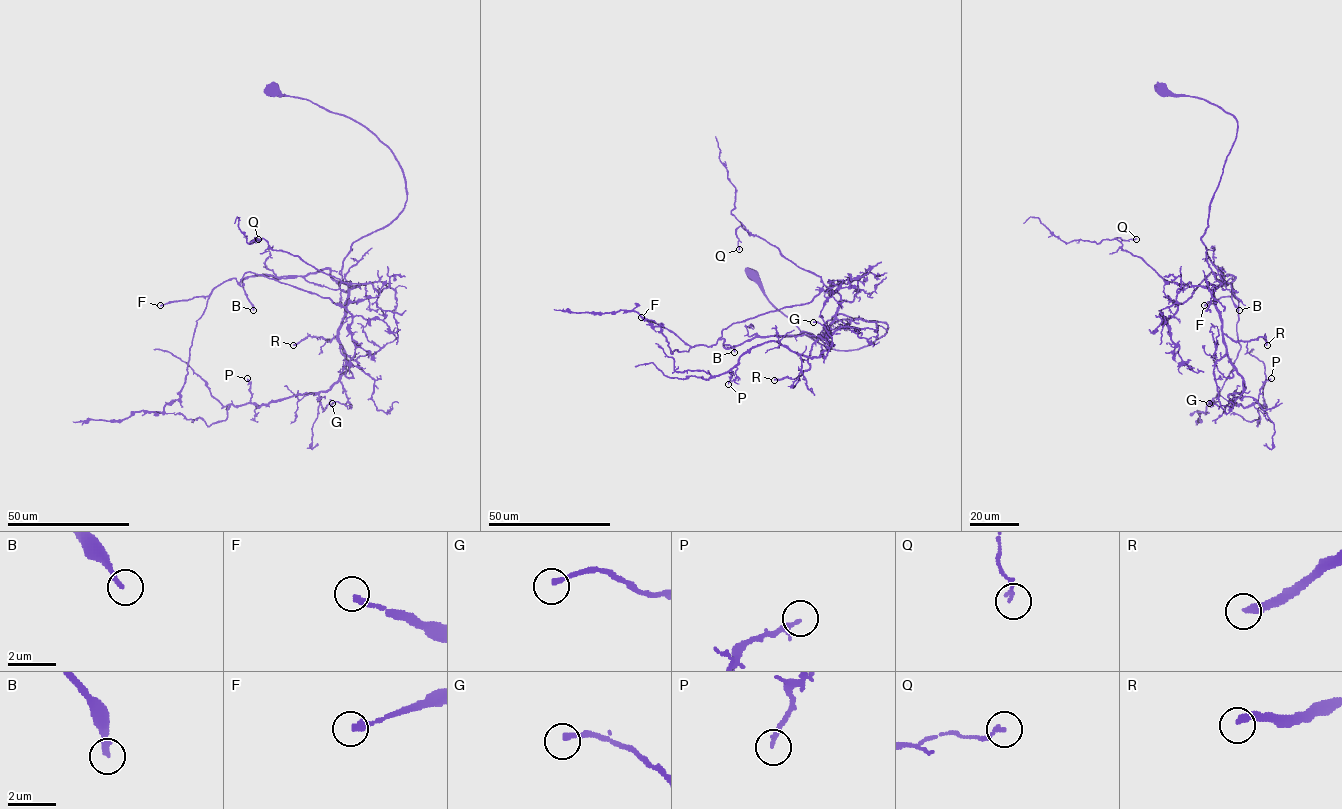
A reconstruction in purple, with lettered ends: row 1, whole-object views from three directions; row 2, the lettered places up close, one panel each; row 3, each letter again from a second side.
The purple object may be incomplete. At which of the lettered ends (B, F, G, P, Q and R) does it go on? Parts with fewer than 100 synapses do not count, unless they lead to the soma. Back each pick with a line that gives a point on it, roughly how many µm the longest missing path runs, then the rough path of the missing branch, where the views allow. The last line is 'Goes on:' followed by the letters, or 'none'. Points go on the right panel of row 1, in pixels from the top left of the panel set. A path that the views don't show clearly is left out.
B: (1239, 310) | 100 µm | (1239, 310), (1241, 352), (1234, 372), (1216, 397), (1202, 402), (1201, 399), (1199, 405), (1189, 396), (1189, 402)
F: (1204, 305) | 70 µm | (1204, 305), (1193, 313), (1187, 311), (1170, 328), (1174, 359), (1179, 367), (1193, 379), (1205, 379), (1210, 373)
Goes on: B, F

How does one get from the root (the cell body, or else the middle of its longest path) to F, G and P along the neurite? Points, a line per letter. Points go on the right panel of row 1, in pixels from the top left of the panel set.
F: (1162, 90), (1237, 120), (1201, 237), (1234, 294), (1204, 305)
G: (1162, 90), (1204, 99), (1237, 120), (1201, 240), (1222, 280), (1214, 299), (1243, 391), (1229, 406), (1209, 403)
P: (1162, 90), (1237, 120), (1201, 240), (1244, 381), (1228, 397), (1249, 407), (1271, 378)

